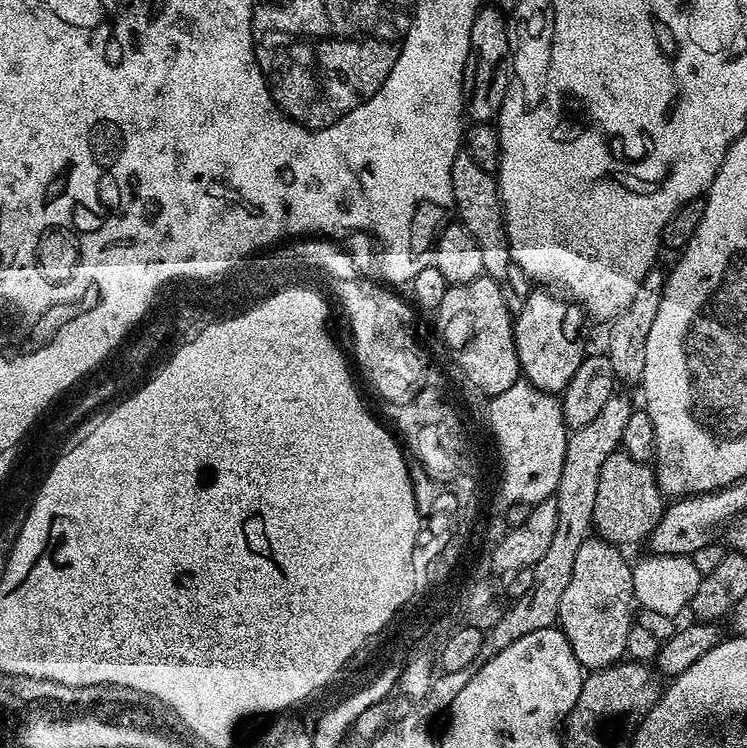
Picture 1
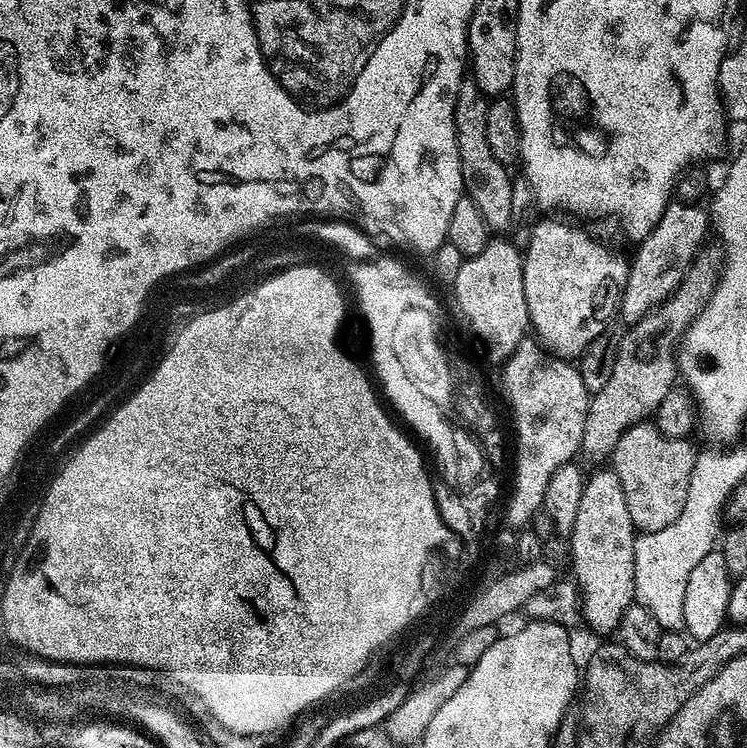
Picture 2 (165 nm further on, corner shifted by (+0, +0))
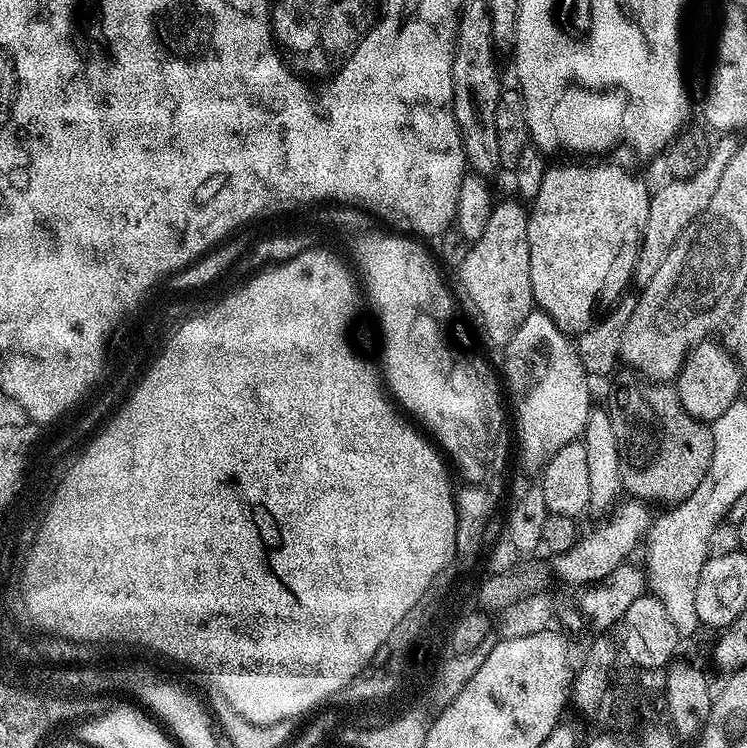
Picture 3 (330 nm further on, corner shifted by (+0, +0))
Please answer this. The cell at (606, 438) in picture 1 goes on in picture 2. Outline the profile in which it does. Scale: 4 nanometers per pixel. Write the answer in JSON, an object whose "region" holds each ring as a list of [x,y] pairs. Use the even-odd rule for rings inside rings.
{"region":[[[697,258],[688,267],[678,287],[654,310],[650,310],[635,324],[627,325],[618,336],[614,370],[606,386],[598,390],[588,401],[586,430],[582,430],[580,452],[596,462],[611,457],[618,438],[630,430],[630,426],[647,421],[656,407],[678,384],[678,349],[684,332],[692,325],[692,319],[708,304],[716,288],[718,268],[708,260]]]}

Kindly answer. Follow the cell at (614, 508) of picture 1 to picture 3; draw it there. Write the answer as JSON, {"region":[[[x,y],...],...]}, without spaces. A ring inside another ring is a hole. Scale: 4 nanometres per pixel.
{"region":[[[636,378],[633,384],[624,384],[621,388],[614,389],[612,392],[612,401],[607,401],[606,407],[610,414],[610,422],[614,422],[614,438],[618,446],[618,462],[620,463],[620,486],[629,497],[643,502],[658,500],[664,503],[664,506],[675,506],[690,494],[694,494],[698,482],[702,482],[702,478],[706,478],[706,470],[710,470],[710,458],[714,454],[714,438],[712,437],[711,427],[705,421],[695,420],[690,414],[686,414],[682,402],[678,398],[676,389],[671,383],[649,382],[644,378]]]}

